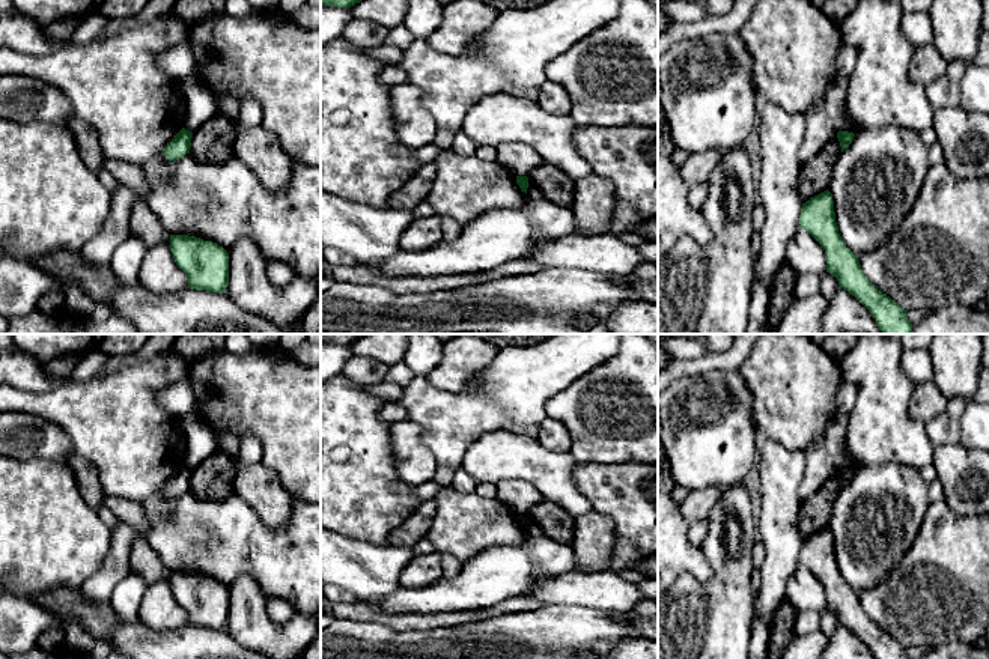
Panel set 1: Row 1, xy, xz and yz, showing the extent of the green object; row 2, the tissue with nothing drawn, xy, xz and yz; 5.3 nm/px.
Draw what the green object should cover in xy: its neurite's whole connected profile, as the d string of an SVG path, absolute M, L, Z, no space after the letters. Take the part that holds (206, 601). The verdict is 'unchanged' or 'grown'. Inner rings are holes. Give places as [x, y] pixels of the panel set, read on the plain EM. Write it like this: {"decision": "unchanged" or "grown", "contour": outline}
{"decision": "unchanged", "contour": "M170 572L170 588L187 611L188 624L214 630L226 629L229 590L217 579L188 572Z"}

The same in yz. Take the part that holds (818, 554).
{"decision": "unchanged", "contour": "M828 527L802 540L798 563L823 584L826 609L834 612L838 623L854 632L876 659L909 659L906 647L867 617L858 594L846 584L838 570L832 531Z"}

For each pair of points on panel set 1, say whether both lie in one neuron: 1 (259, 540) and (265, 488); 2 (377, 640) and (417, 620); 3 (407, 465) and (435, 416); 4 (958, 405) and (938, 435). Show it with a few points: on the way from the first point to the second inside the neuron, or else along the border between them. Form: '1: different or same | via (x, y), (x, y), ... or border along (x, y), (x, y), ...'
1: different | border along (238, 495), (270, 527), (282, 527), (291, 519)
2: different | border along (363, 622), (380, 622), (398, 629), (432, 629)
3: different | border along (408, 420), (422, 429), (422, 441), (438, 465)
4: same | via (953, 413), (944, 428)

